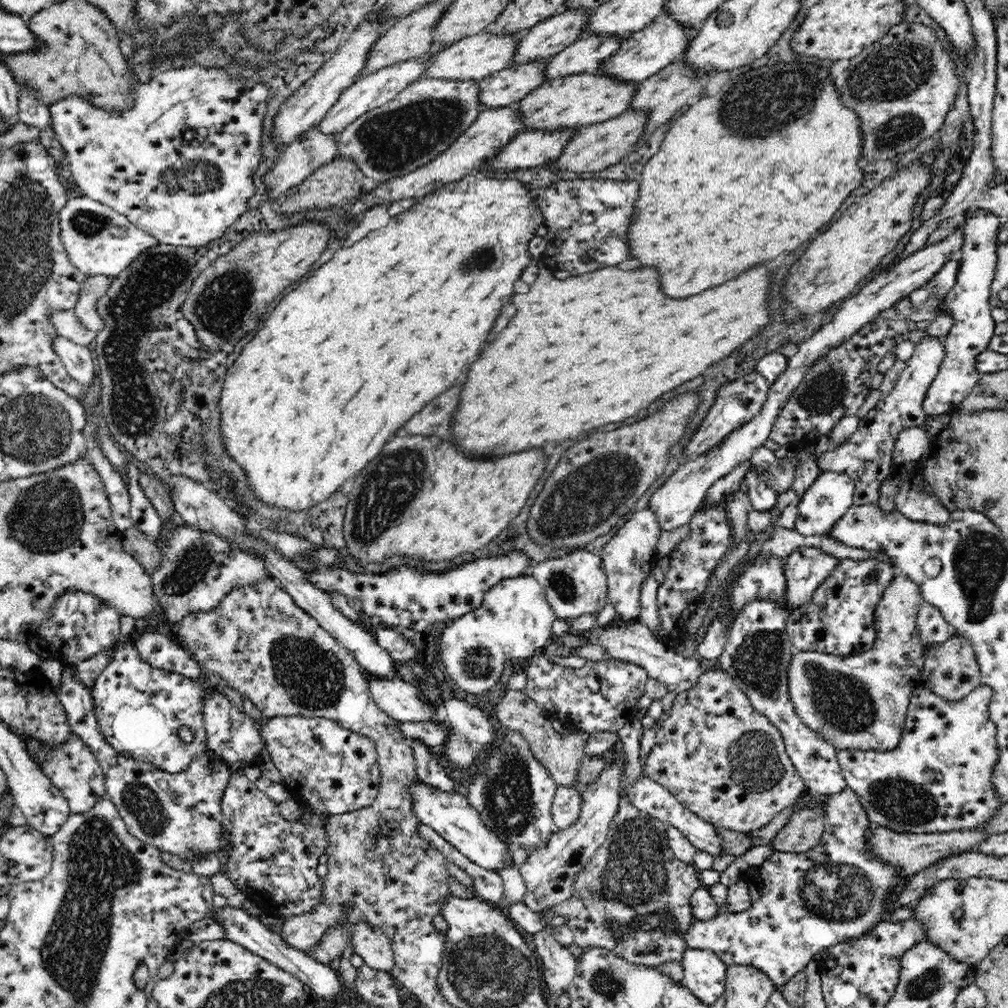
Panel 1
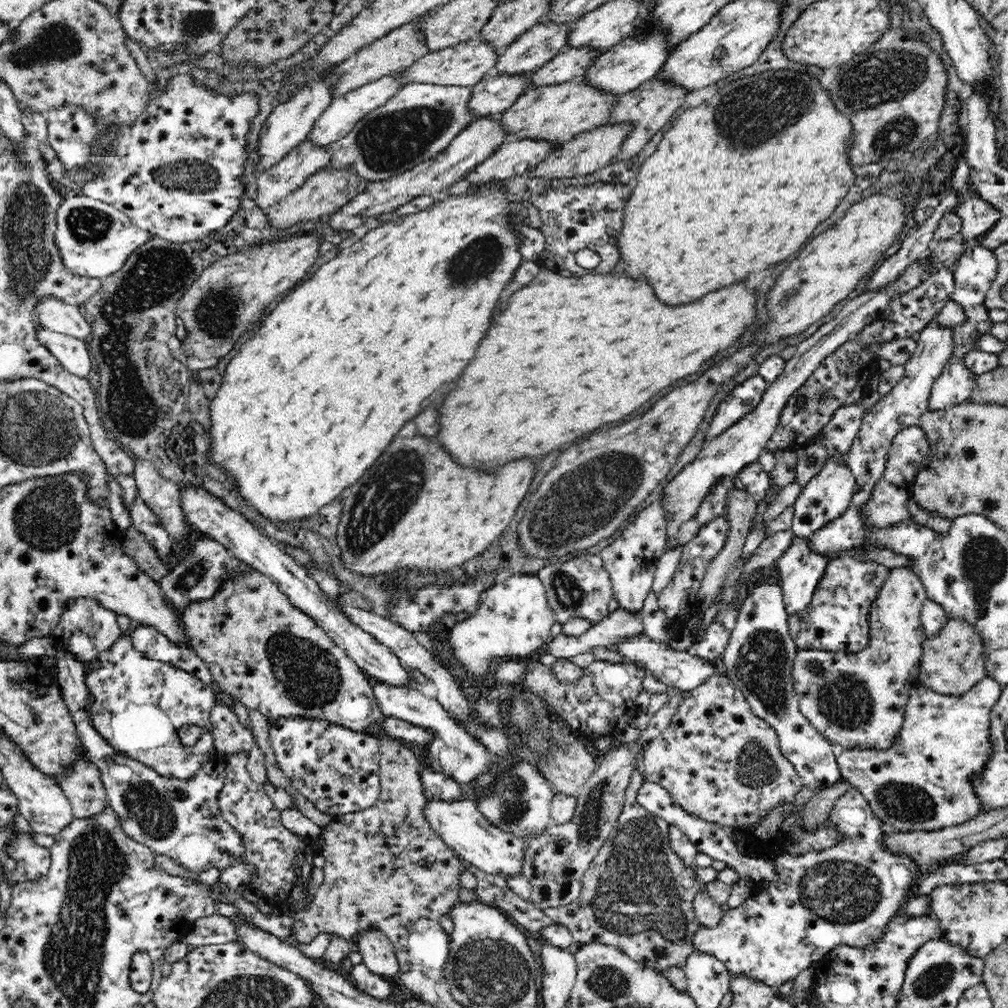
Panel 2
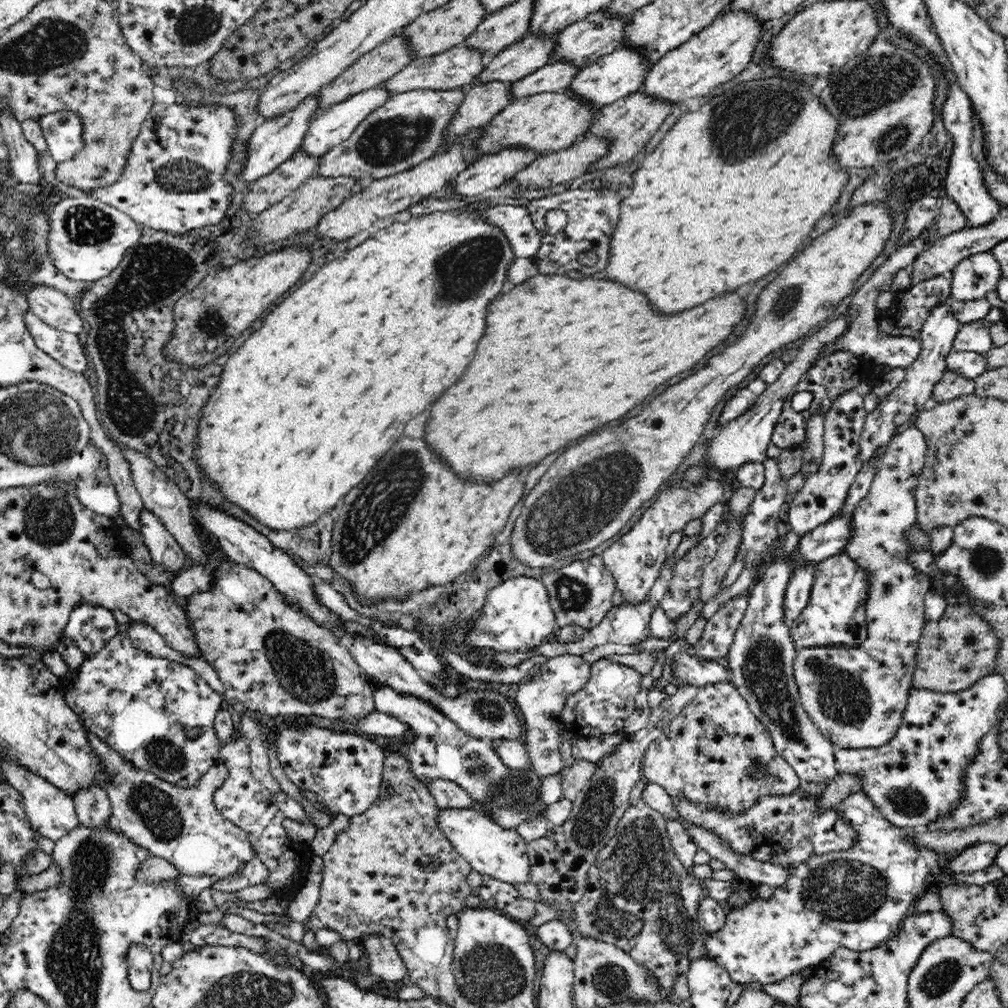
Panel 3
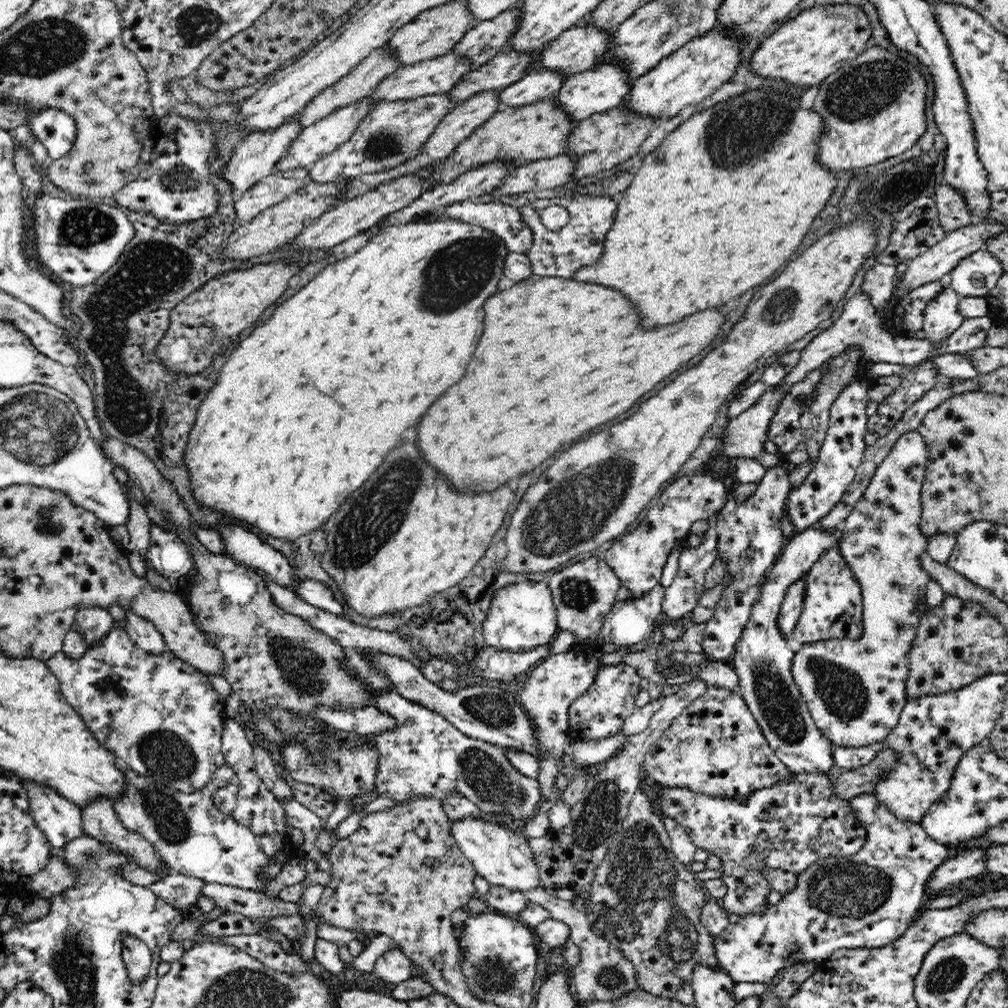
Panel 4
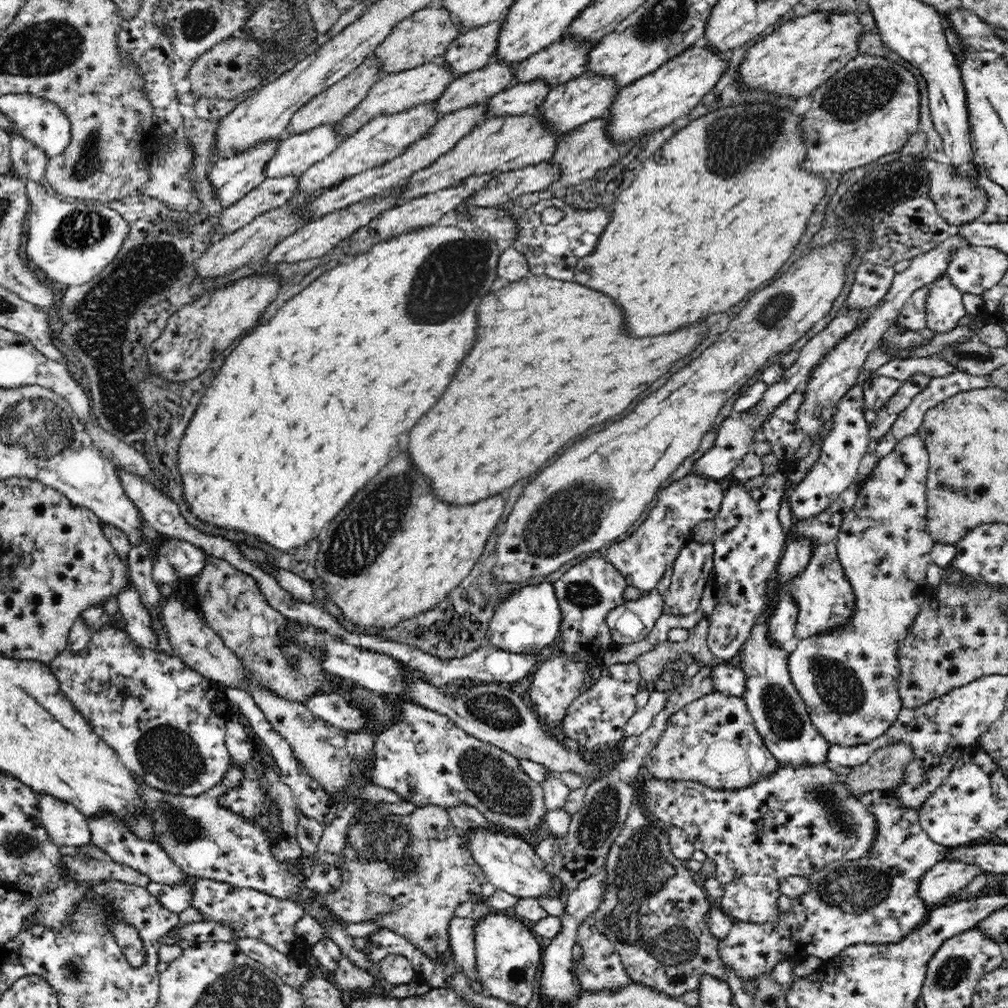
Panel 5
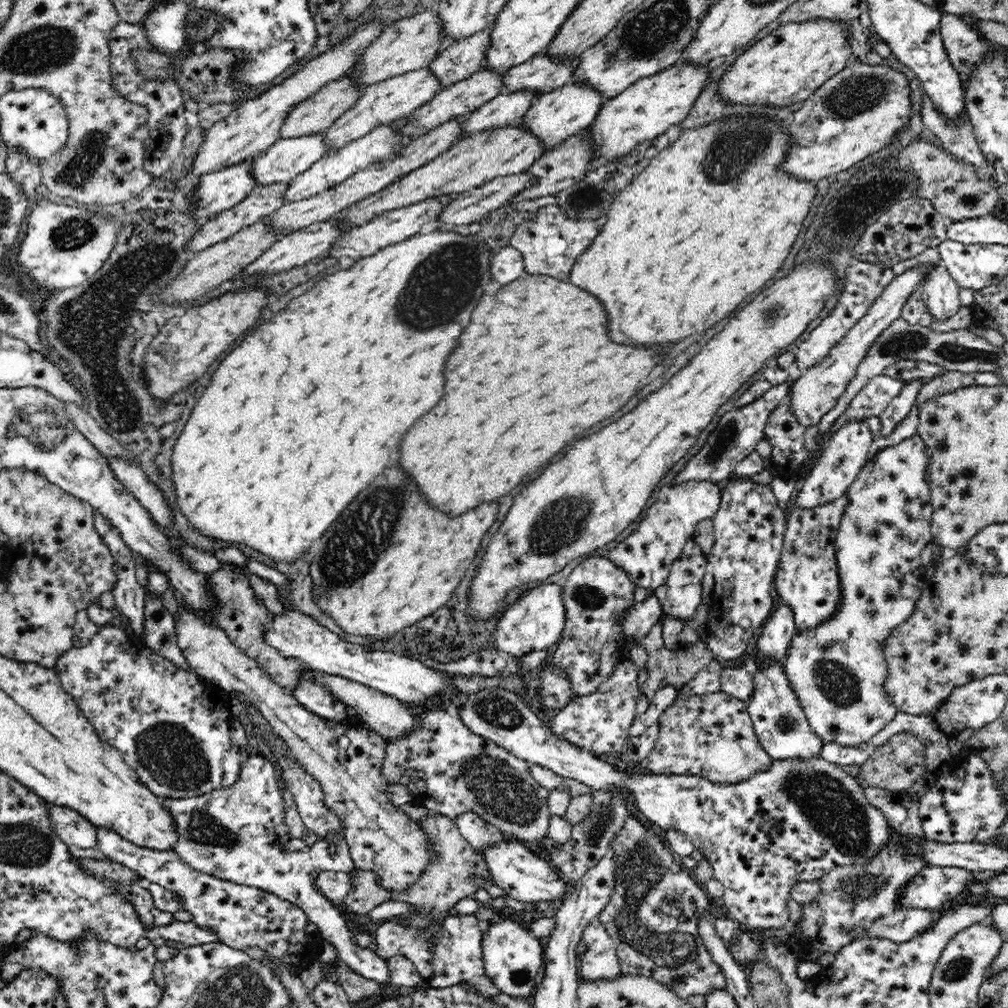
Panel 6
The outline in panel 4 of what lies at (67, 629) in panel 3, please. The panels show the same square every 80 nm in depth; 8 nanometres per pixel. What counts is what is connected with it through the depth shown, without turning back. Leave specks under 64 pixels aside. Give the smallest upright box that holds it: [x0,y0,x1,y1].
[73,607,114,646]

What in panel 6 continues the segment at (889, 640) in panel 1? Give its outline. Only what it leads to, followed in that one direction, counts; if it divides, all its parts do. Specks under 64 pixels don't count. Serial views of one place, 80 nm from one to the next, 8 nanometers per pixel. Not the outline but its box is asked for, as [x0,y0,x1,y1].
[783,433,938,745]

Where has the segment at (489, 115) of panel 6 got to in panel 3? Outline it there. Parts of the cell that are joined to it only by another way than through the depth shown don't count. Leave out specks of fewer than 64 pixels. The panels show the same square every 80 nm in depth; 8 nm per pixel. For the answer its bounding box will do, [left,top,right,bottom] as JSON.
[514,60,581,99]

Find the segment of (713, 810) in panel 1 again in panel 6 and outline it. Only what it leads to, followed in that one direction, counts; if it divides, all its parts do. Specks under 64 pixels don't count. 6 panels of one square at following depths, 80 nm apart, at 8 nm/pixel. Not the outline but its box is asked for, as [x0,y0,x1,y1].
[642,690,773,785]

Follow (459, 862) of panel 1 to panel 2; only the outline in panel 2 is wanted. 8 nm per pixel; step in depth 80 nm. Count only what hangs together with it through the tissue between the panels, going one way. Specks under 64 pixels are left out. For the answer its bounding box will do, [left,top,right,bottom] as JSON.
[456,853,555,934]

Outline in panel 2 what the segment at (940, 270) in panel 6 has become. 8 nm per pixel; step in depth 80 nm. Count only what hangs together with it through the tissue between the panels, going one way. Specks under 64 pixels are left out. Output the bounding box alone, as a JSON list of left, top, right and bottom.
[835,321,952,507]

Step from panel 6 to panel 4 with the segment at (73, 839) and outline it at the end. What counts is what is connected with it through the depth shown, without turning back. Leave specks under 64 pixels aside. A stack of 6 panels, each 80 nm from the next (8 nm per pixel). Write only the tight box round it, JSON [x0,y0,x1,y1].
[4,773,86,848]

